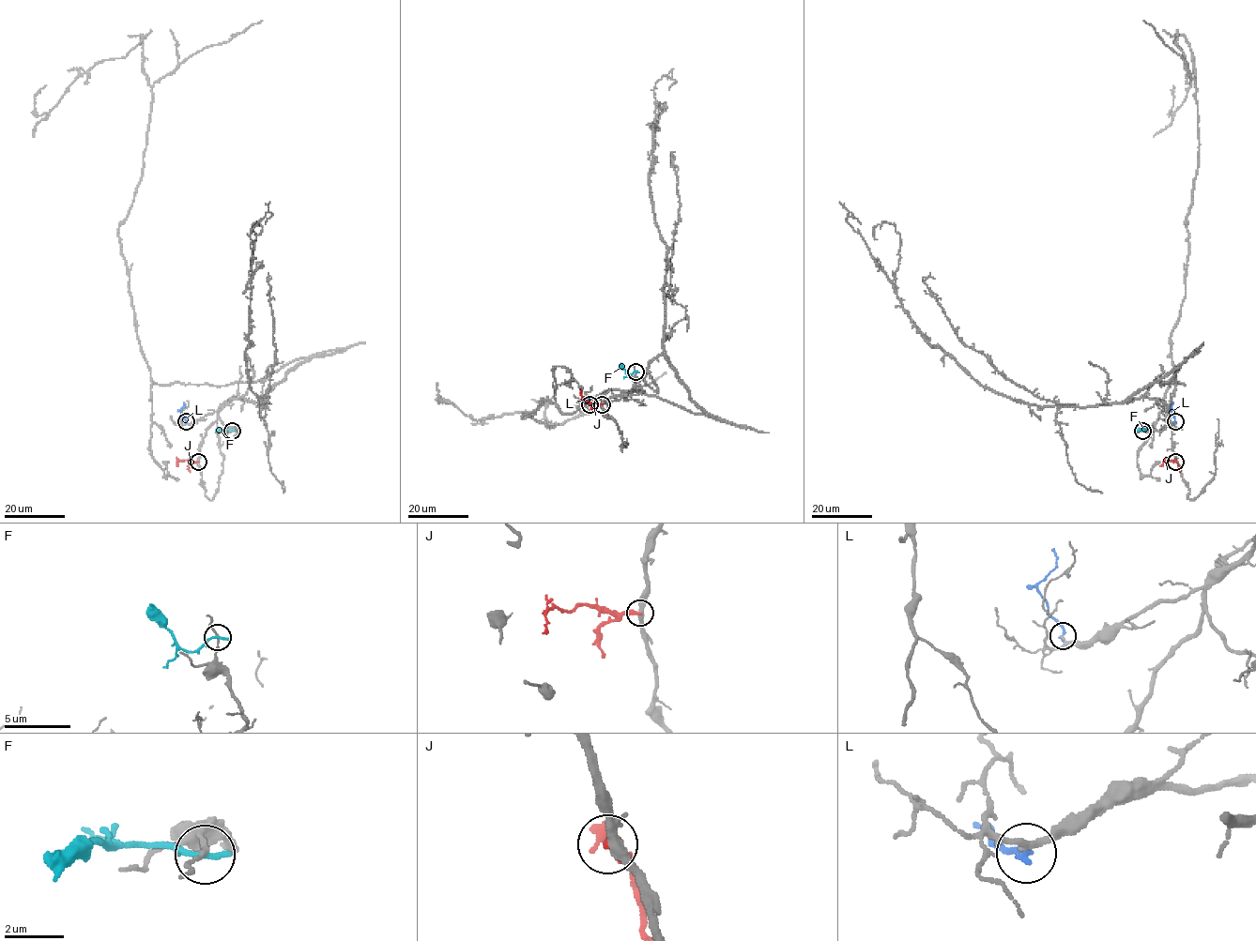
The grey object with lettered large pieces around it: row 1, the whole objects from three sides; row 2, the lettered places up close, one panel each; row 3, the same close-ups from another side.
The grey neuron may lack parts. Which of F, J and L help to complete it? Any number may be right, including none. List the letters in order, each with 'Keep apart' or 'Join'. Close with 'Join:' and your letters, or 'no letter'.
F: Keep apart
J: Keep apart
L: Keep apart
Join: no letter

